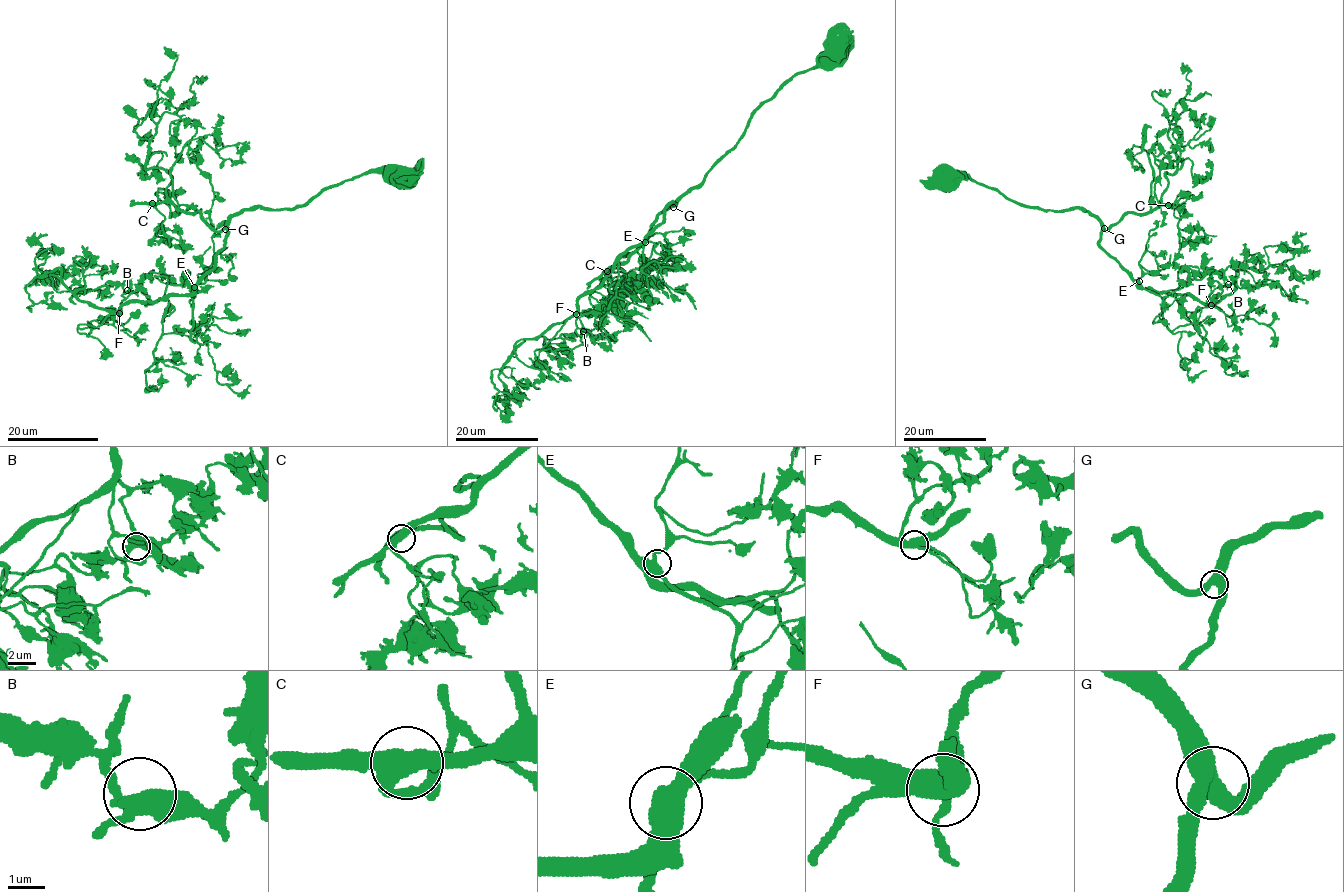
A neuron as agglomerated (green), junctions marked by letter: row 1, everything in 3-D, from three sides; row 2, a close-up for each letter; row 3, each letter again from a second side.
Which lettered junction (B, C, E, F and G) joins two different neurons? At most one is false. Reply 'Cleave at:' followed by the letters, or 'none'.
Cleave at: none

